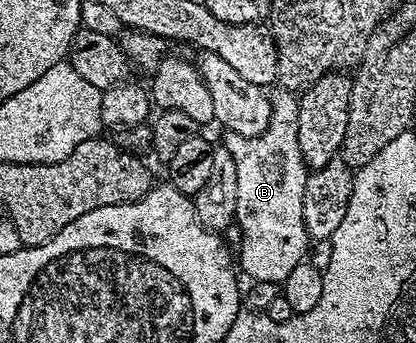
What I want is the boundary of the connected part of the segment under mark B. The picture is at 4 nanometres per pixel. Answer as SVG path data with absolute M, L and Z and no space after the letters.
M289 121L289 141L285 141L285 149L281 149L281 141L265 141L265 136L255 135L244 137L226 132L223 148L235 159L235 172L238 179L238 211L236 228L241 228L241 257L239 253L239 269L242 274L249 276L250 282L263 283L281 282L291 275L291 270L300 261L306 260L305 253L311 245L307 227L303 221L304 185L307 176L307 166L299 151L299 121Z

